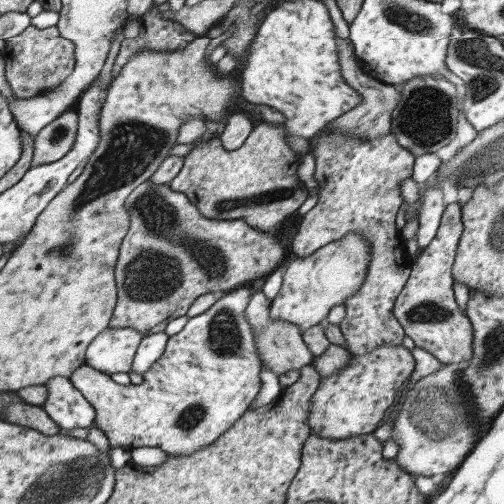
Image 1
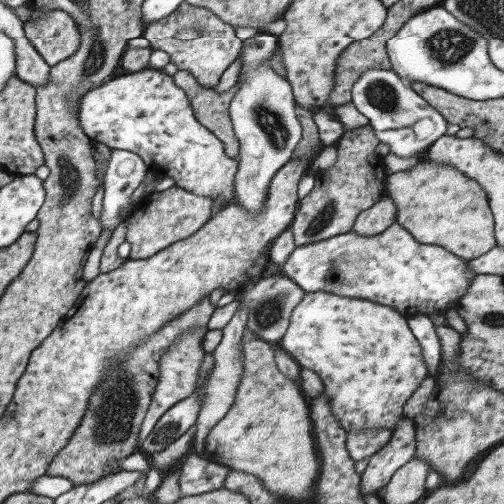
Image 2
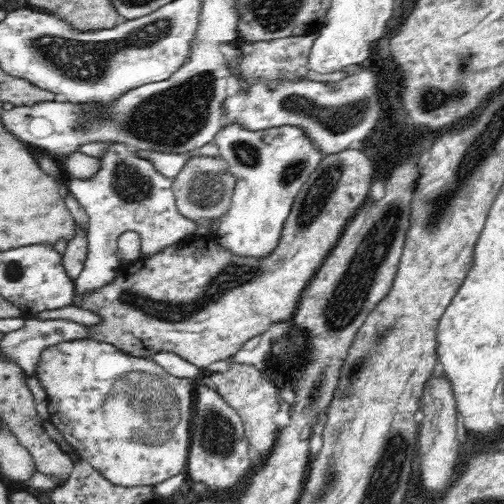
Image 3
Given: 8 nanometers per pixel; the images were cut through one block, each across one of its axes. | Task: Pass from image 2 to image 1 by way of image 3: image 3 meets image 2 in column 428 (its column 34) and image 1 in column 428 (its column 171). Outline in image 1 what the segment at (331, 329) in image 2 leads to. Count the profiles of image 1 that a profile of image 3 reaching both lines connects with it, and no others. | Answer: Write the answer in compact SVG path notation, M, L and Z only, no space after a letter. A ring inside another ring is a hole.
M383 344L365 354L349 352L349 356L345 368L321 376L305 420L309 436L339 442L375 432L385 424L401 396L405 396L391 424L391 440L399 446L395 464L411 478L441 480L445 474L455 472L485 432L485 426L479 424L475 402L459 380L463 366L467 364L445 364L437 368L437 372L409 384L415 370L415 358L411 356L411 350L401 344Z

